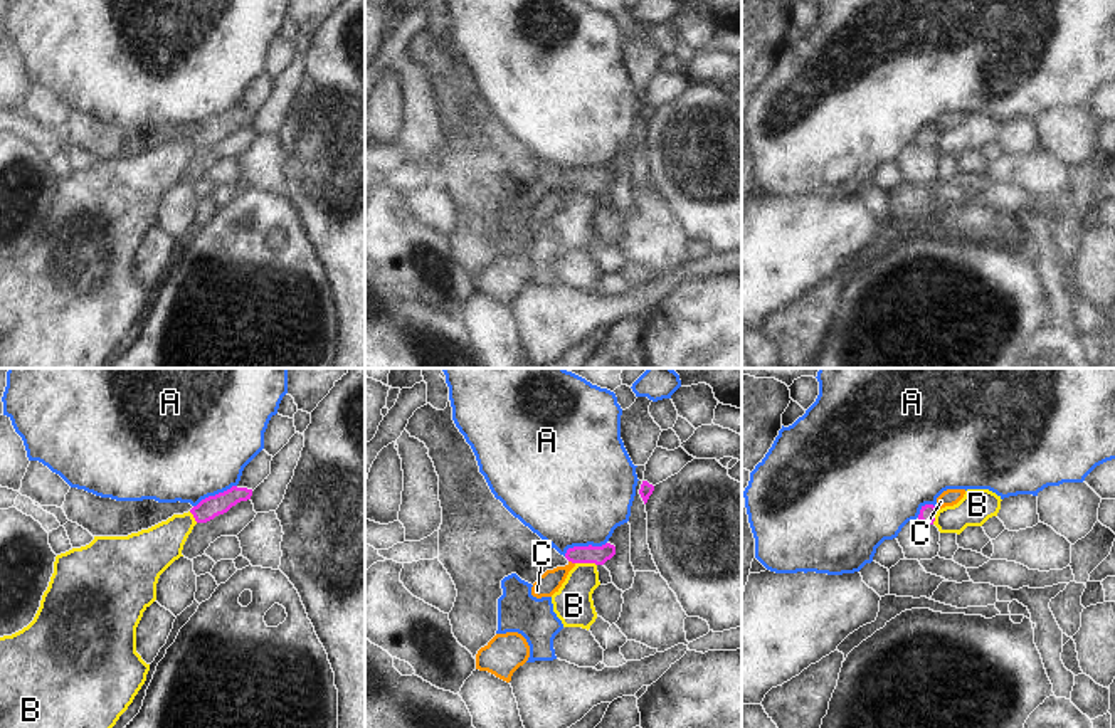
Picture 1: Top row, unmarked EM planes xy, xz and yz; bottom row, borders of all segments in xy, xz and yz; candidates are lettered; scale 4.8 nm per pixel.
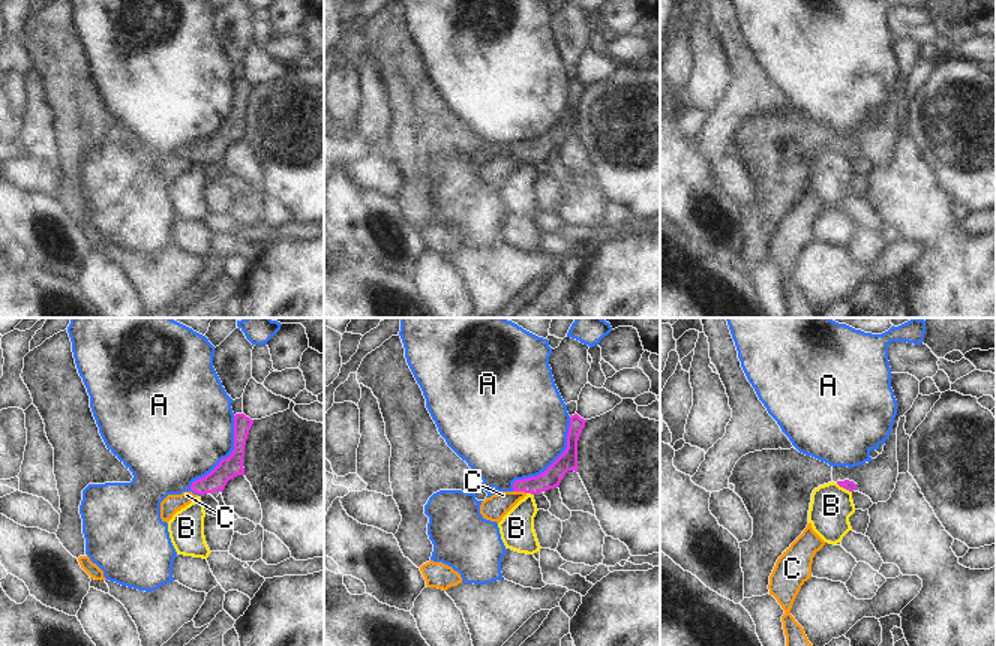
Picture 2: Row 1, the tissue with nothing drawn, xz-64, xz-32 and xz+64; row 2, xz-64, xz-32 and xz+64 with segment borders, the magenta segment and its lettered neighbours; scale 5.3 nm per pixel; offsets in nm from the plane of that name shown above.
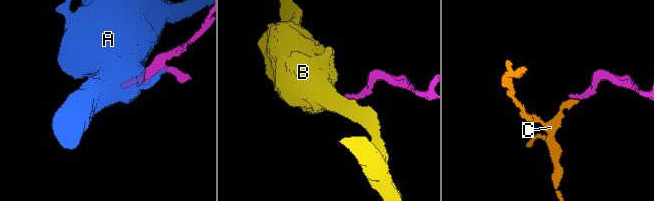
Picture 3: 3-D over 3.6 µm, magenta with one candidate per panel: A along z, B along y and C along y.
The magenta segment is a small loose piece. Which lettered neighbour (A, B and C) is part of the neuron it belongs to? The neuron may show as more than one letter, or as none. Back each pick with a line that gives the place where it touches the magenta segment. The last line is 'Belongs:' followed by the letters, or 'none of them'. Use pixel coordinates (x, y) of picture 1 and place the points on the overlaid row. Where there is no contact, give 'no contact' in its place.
Belongs: none of them

